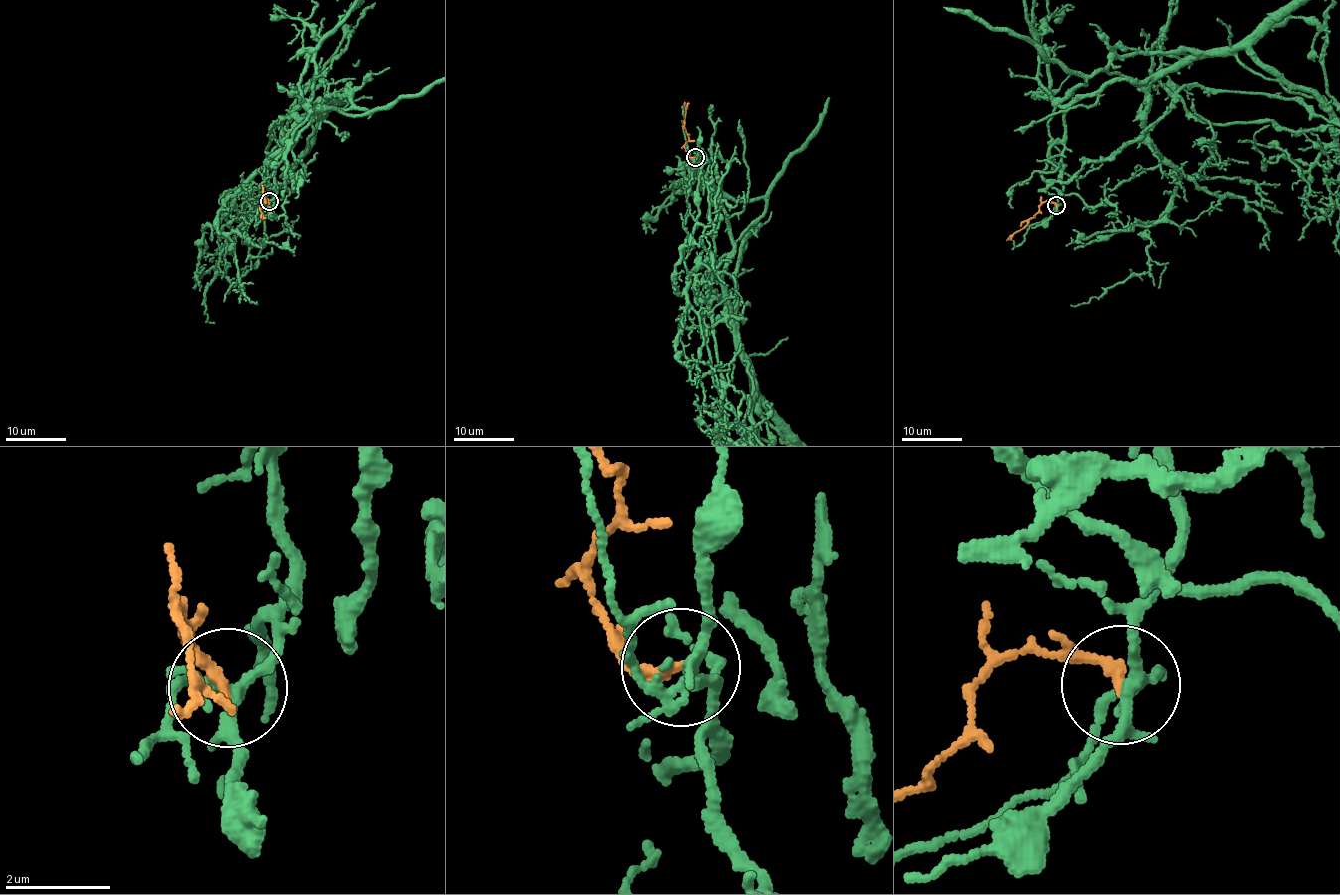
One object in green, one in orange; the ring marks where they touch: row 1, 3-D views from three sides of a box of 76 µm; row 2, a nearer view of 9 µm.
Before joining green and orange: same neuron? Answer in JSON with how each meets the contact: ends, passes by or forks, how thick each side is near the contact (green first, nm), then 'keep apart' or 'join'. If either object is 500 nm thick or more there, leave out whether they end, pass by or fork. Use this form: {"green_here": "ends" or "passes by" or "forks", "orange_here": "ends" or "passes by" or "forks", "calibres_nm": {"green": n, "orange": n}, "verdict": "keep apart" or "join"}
{"green_here": "forks", "orange_here": "ends", "calibres_nm": {"green": 200, "orange": 190}, "verdict": "keep apart"}

